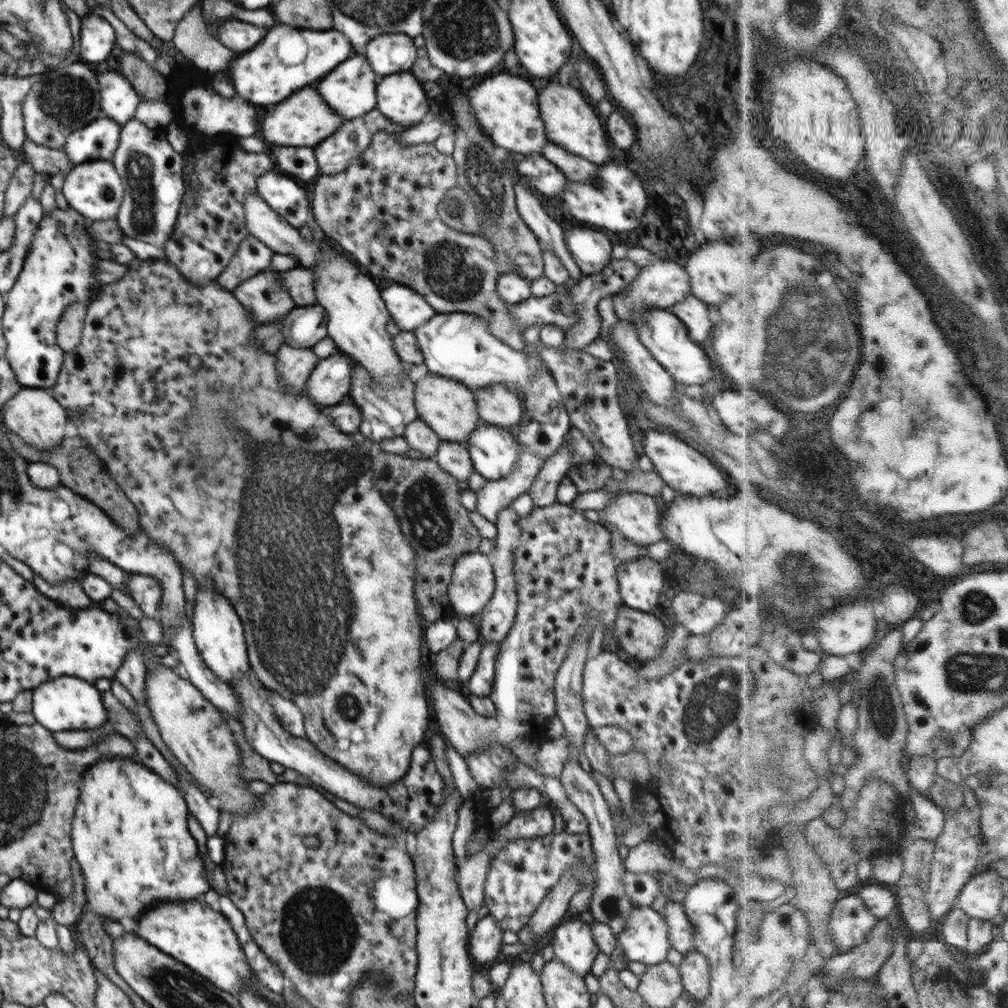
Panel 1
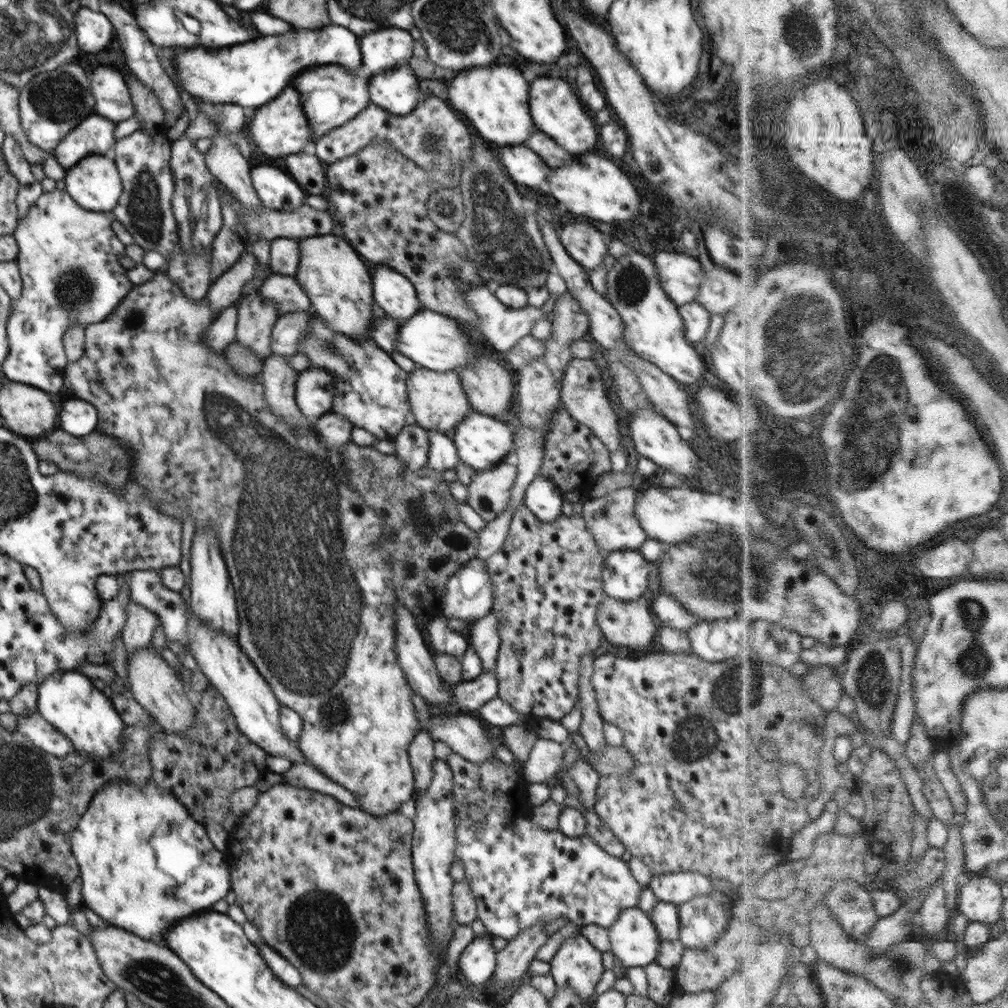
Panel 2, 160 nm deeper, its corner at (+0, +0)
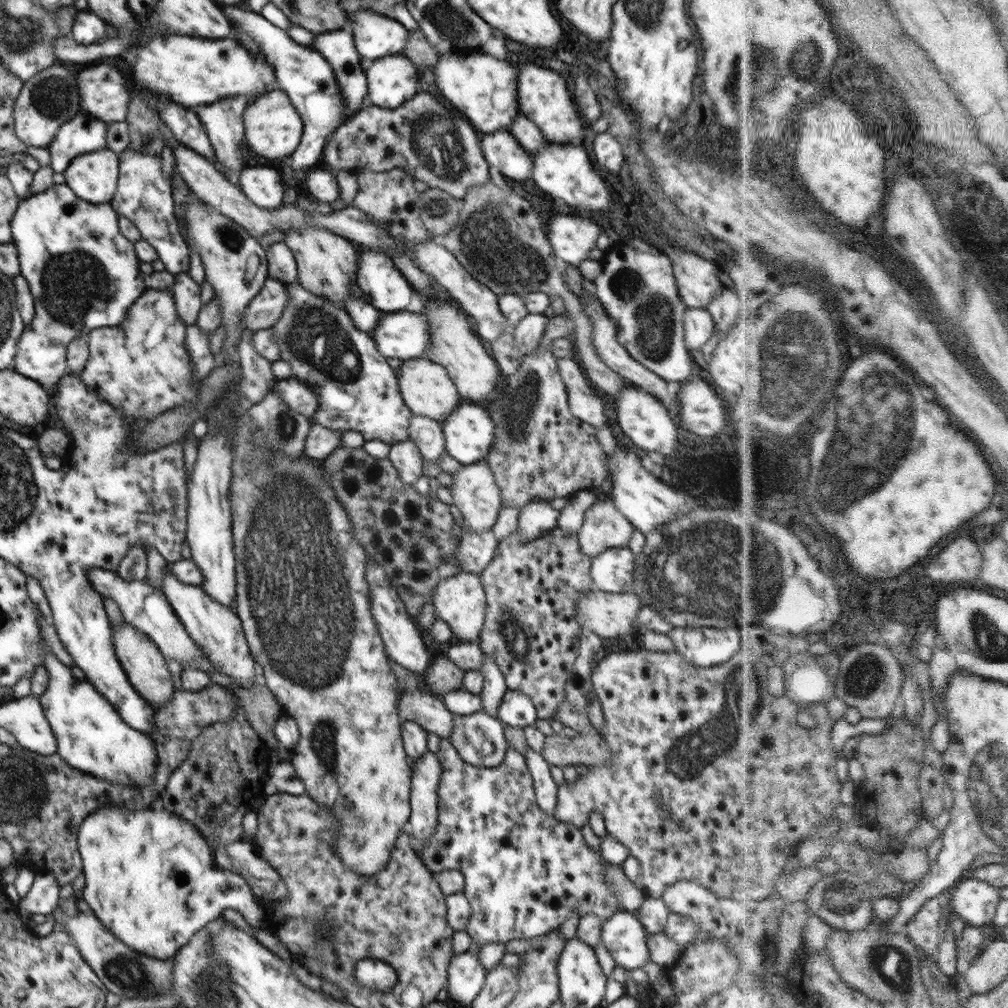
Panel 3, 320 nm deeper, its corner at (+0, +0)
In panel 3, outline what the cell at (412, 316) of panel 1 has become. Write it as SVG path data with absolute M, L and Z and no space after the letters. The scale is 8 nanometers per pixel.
M370 249L358 255L356 284L371 306L384 313L406 311L415 292L389 256Z

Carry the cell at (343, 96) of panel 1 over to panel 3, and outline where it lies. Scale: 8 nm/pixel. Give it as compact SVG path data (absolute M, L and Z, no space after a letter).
M220 5L220 7L233 25L231 38L238 40L237 35L240 33L256 41L261 54L267 58L268 62L271 62L272 69L276 71L276 87L288 95L292 106L302 117L304 127L301 141L291 154L291 161L288 164L292 170L290 174L294 174L294 178L290 180L296 184L304 179L310 169L321 165L323 147L327 143L328 134L338 128L340 121L346 118L345 102L336 82L334 70L318 51L295 43L284 29L274 26L260 13L242 10L236 5Z

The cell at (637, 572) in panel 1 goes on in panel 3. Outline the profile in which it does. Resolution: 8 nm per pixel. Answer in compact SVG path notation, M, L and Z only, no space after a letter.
M626 546L606 549L591 557L591 577L596 590L609 593L631 592L636 568L635 554Z

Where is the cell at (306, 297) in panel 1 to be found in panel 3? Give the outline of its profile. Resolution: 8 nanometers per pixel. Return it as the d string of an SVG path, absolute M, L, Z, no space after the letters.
M268 278L260 290L248 303L244 322L252 331L274 328L286 308L289 294L287 284Z

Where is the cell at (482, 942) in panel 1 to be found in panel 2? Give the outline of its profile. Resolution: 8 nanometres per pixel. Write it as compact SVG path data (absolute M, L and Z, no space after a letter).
M490 937L474 939L460 954L458 974L461 982L482 990L493 976L497 965L494 944Z

